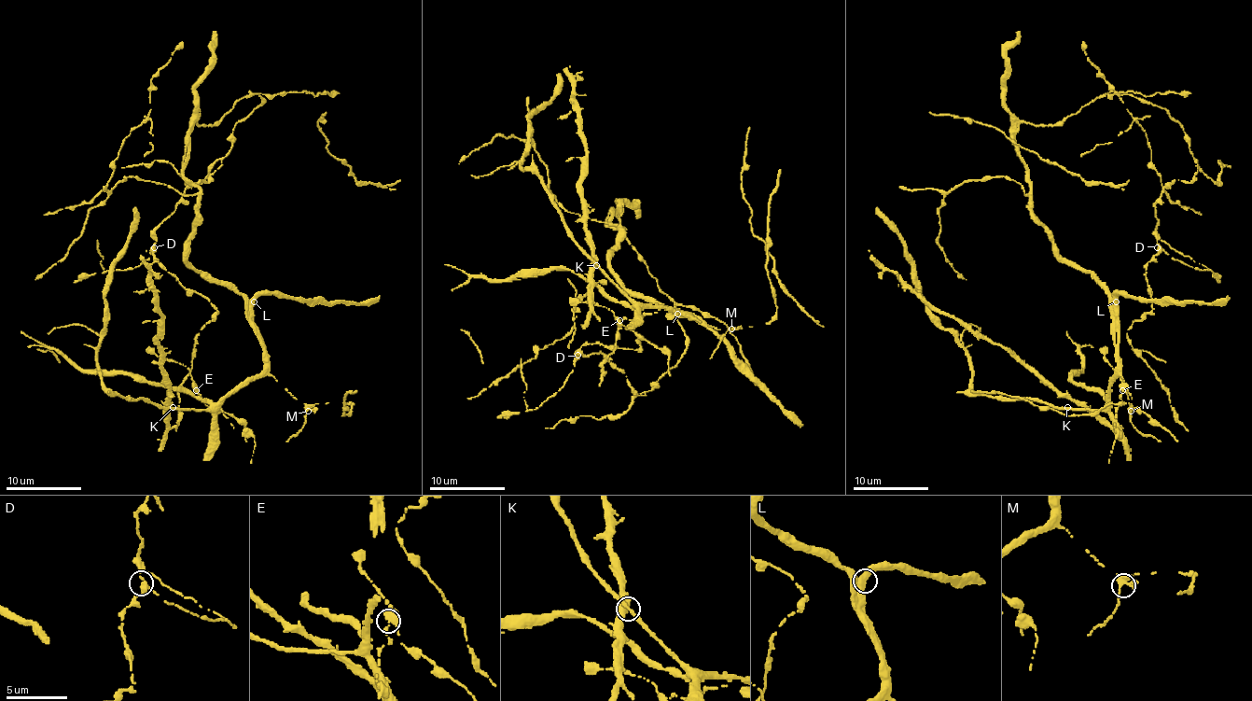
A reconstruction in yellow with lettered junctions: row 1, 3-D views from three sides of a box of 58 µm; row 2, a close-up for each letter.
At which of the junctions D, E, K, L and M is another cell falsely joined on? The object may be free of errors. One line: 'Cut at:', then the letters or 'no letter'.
Cut at: E

